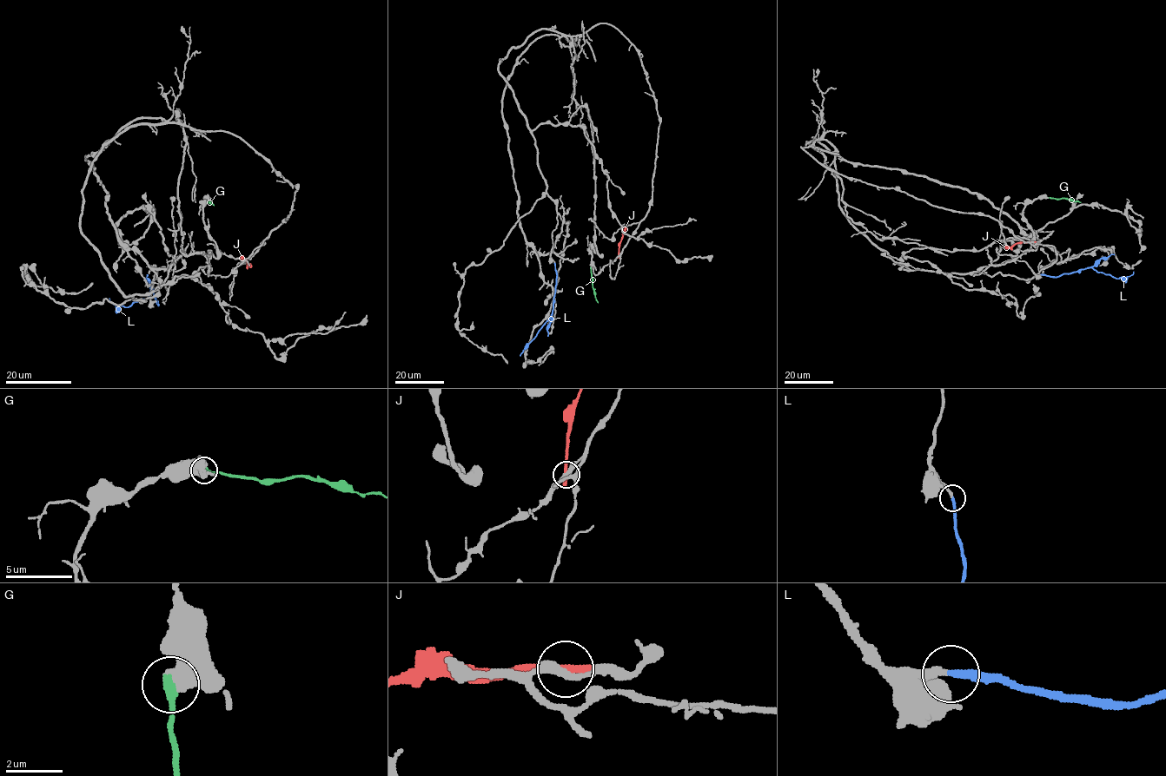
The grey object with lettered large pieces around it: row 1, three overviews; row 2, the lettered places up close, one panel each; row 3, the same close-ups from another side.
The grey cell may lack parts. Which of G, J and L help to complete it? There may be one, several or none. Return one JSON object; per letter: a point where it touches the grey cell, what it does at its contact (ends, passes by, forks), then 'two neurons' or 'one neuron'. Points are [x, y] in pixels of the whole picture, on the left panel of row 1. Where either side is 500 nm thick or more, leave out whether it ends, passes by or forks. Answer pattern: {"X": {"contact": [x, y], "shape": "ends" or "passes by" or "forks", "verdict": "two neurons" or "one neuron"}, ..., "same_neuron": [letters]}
{"G": {"contact": [204, 198], "verdict": "two neurons"}, "J": {"contact": [241, 258], "shape": "ends", "verdict": "two neurons"}, "L": {"contact": [155, 301], "shape": "ends", "verdict": "one neuron"}, "same_neuron": ["L"]}

